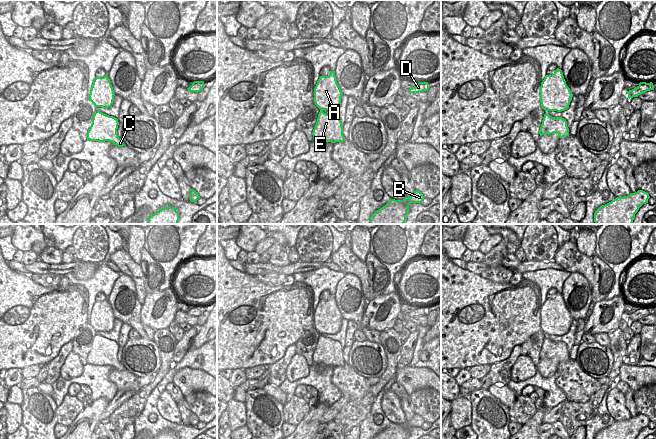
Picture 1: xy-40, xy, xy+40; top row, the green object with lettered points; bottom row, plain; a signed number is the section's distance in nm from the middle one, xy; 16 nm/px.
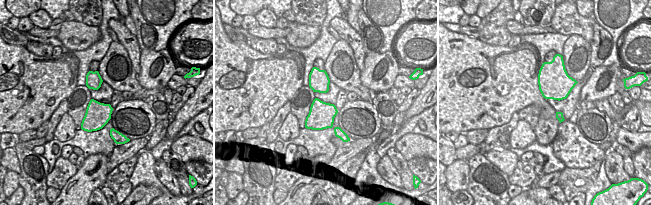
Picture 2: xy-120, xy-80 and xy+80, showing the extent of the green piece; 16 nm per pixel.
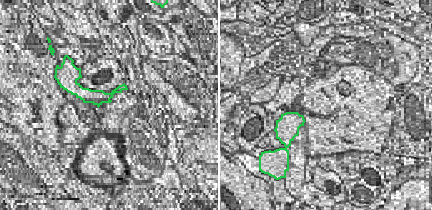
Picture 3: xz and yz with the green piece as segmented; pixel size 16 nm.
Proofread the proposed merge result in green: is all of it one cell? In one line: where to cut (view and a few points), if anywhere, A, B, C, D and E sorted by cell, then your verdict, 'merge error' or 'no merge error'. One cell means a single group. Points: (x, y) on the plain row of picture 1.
no cut | A B C D E | no merge error

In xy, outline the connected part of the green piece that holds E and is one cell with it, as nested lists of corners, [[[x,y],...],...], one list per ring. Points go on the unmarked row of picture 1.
[[[331,295],[328,300],[320,300],[314,312],[314,327],[320,333],[316,349],[312,359],[314,365],[324,366],[344,366],[346,363],[343,359],[343,350],[340,342],[326,338],[324,334],[337,334],[341,328],[342,315],[337,307],[335,295]]]

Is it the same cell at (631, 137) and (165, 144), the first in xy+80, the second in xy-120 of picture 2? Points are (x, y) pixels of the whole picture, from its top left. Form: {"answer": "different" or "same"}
{"answer": "different"}

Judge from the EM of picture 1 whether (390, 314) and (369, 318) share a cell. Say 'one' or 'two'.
one

